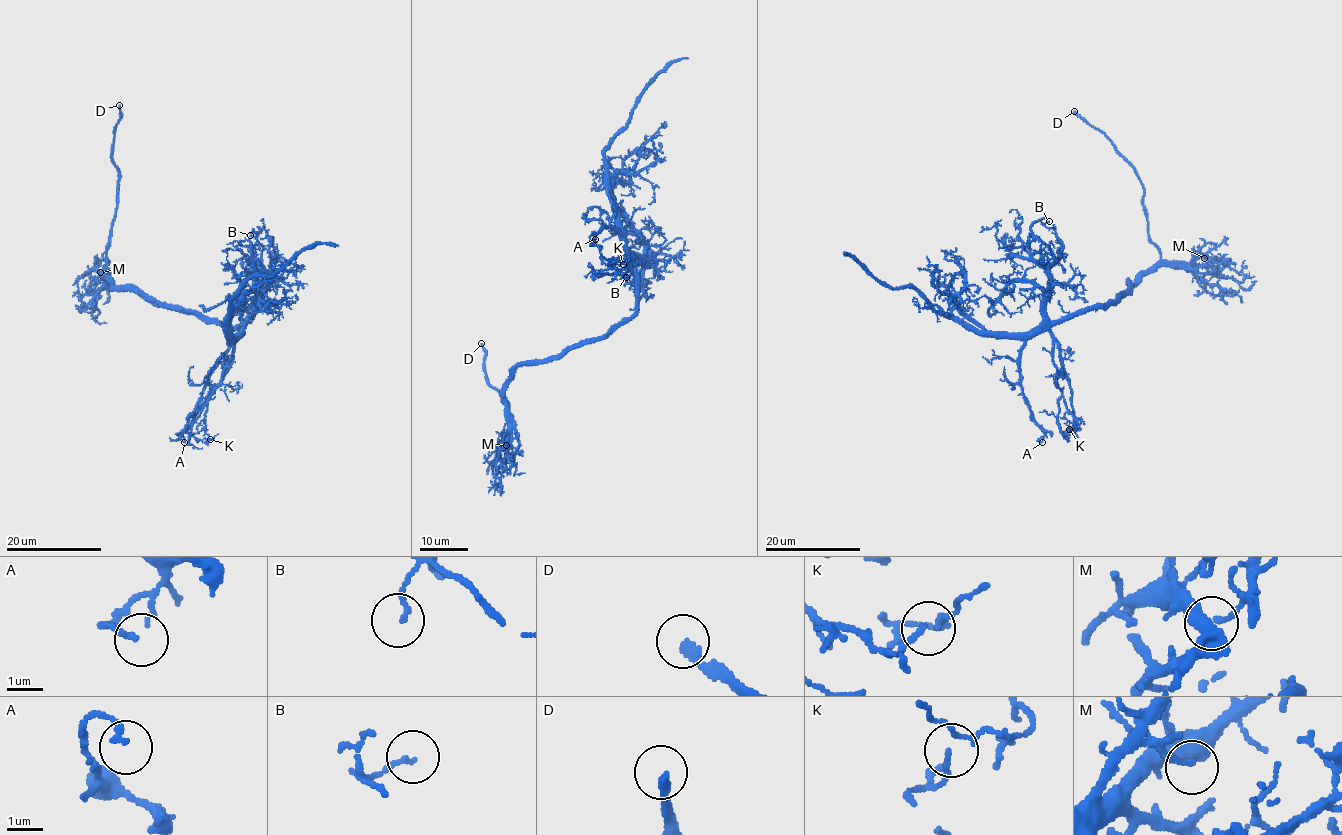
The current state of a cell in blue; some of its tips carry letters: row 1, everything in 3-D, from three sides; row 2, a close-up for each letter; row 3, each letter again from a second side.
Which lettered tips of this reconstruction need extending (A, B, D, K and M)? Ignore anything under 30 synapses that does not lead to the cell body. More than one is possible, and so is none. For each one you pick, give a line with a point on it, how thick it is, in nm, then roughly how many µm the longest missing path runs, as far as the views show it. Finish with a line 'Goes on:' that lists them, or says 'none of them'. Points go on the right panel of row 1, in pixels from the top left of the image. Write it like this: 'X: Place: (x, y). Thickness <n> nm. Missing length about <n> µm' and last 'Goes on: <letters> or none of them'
D: Place: (1074, 111). Thickness 240 nm. Missing length about 50 µm
Goes on: D

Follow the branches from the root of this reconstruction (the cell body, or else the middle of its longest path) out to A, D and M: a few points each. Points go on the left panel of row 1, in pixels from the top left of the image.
A: (225, 323), (236, 329), (240, 327), (243, 332), (211, 374), (202, 399), (180, 436), (184, 442)
D: (225, 323), (119, 290), (104, 274), (116, 211), (119, 170), (112, 158), (119, 105)
M: (225, 323), (215, 324), (195, 313), (168, 307), (133, 291), (119, 290), (104, 278), (105, 269), (100, 272)

